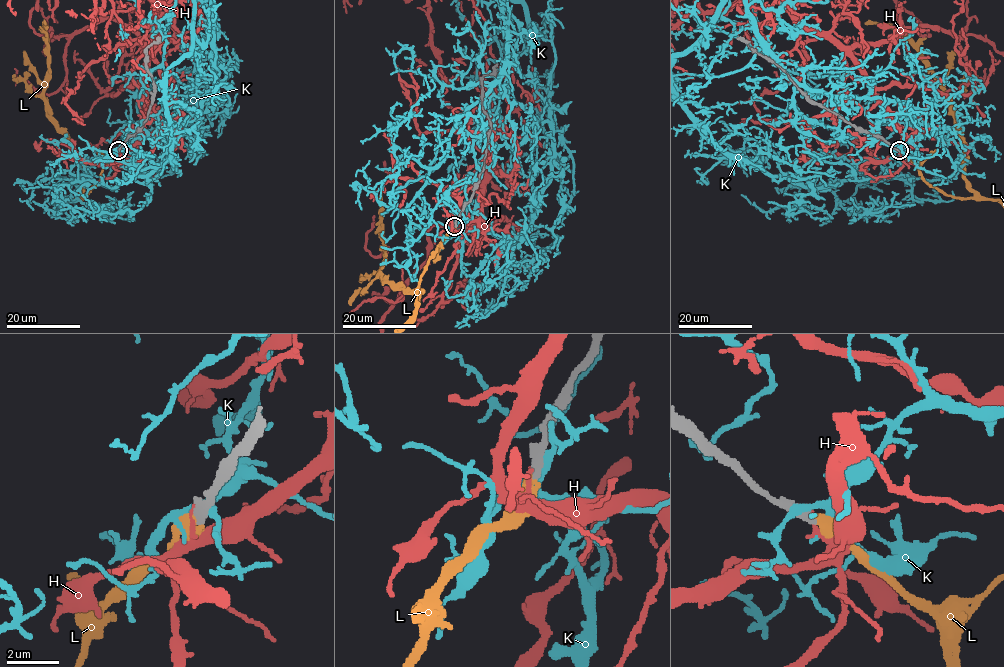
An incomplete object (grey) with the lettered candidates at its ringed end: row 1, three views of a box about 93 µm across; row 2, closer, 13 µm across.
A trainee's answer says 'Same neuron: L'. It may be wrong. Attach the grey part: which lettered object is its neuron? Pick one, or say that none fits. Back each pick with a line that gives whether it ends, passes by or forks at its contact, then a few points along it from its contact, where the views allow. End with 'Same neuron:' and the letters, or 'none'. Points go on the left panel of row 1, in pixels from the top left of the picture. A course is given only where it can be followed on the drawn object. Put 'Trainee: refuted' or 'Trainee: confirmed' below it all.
L: It ends there
Same neuron: L
Trainee: confirmed

